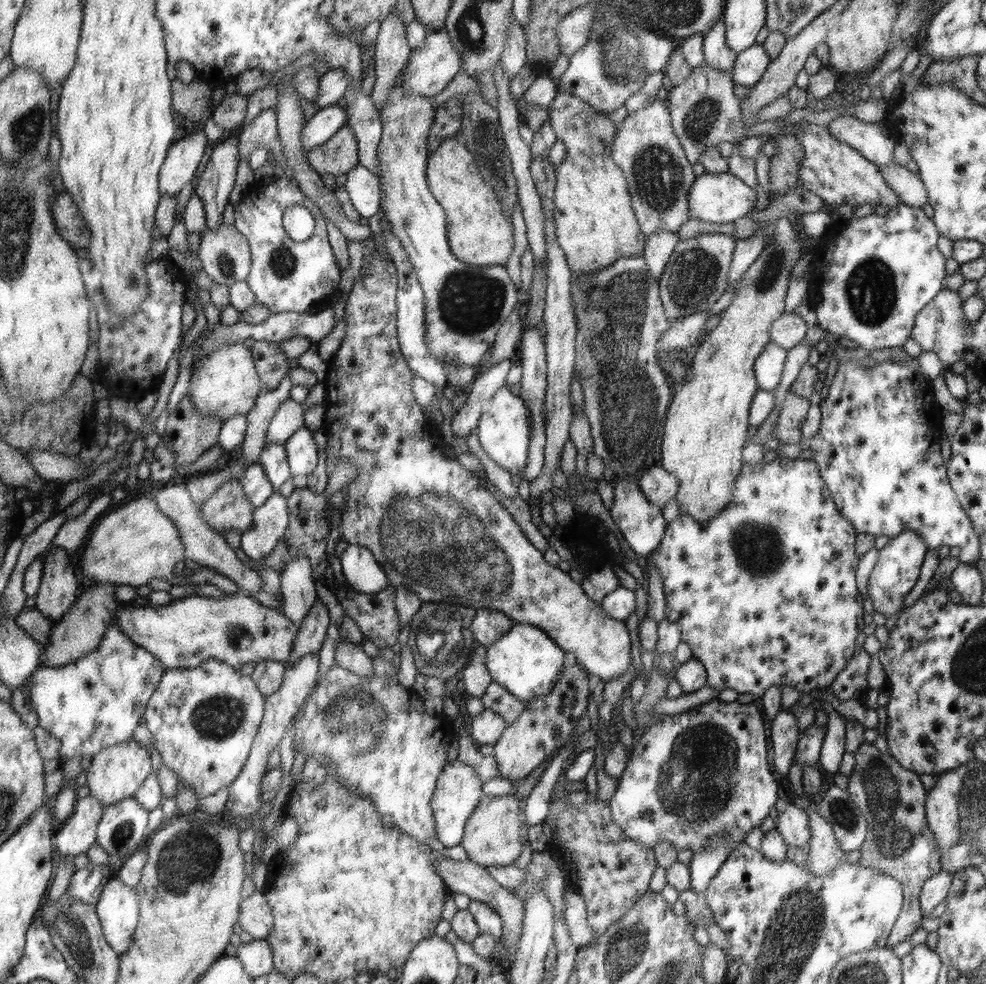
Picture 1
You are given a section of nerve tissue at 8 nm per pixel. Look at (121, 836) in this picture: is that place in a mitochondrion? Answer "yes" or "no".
yes

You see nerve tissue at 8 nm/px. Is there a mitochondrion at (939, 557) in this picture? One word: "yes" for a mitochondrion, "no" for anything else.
no

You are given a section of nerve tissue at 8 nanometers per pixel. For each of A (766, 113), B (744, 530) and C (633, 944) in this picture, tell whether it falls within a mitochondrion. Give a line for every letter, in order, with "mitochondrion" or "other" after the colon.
A: other
B: mitochondrion
C: mitochondrion

